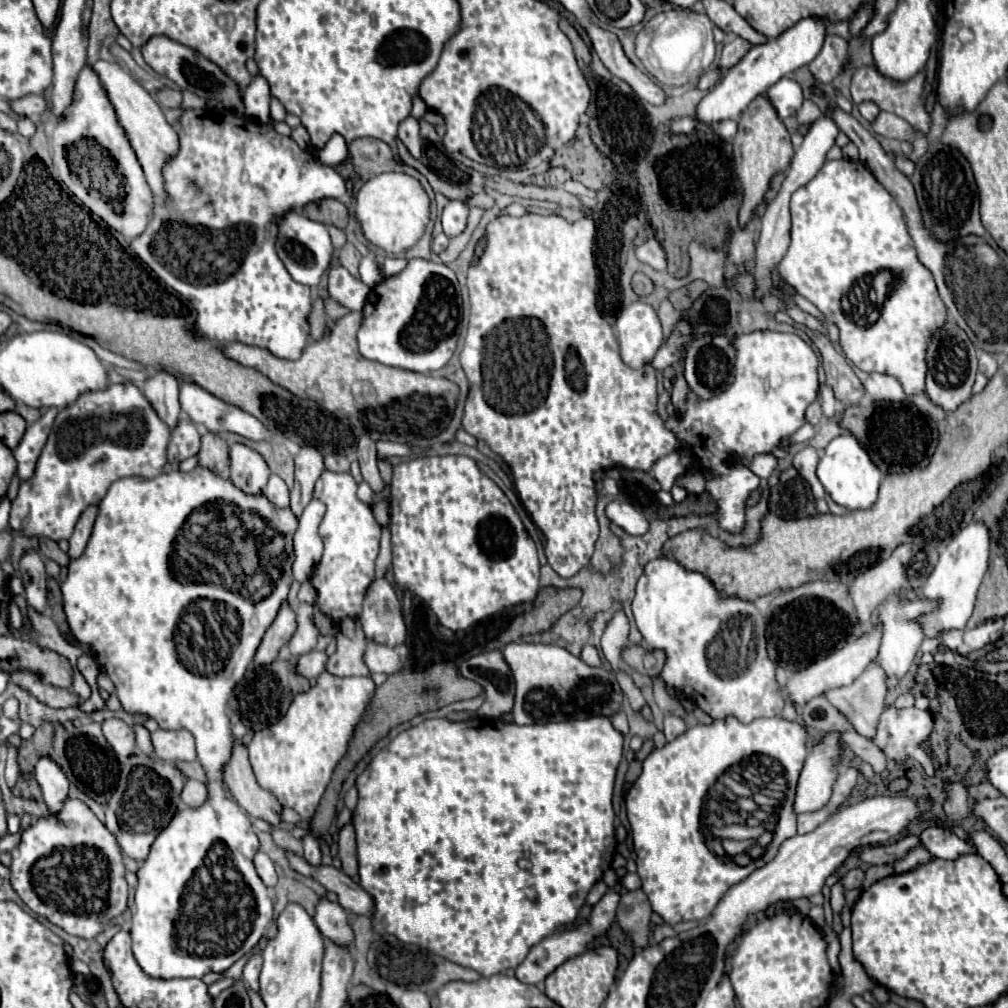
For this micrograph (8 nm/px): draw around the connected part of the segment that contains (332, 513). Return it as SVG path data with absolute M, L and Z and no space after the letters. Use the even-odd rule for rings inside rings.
M326 470L316 482L314 498L326 504L326 514L320 524L324 554L310 578L318 592L316 606L334 622L340 622L348 616L356 618L362 610L364 592L374 580L374 562L380 546L380 524L374 520L370 506L358 500L356 482L350 474Z

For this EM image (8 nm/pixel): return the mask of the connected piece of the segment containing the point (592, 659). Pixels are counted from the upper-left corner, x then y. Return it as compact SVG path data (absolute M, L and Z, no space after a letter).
M586 646L582 650L582 660L588 664L588 666L602 666L600 662L600 656L598 656L598 650L594 646Z

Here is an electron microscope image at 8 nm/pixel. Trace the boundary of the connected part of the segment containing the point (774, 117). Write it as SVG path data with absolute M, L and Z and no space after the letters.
M758 96L754 102L750 102L750 106L742 112L742 118L738 122L738 132L734 136L734 164L738 166L738 178L742 182L742 188L744 188L744 200L742 200L742 206L740 206L740 212L738 212L738 222L740 222L740 228L746 228L748 222L756 220L756 208L764 202L764 194L766 190L770 188L770 180L778 174L778 172L784 172L790 164L794 156L794 150L792 150L792 142L790 142L790 134L786 132L784 124L780 122L776 110L772 108L772 104L768 102L766 96Z

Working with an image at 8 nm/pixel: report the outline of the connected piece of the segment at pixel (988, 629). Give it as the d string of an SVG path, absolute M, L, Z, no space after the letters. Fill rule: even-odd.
M1002 618L980 624L980 626L964 632L964 642L970 646L970 650L980 650L980 648L984 648L988 644L994 644L1000 638L1002 626L1004 626Z

